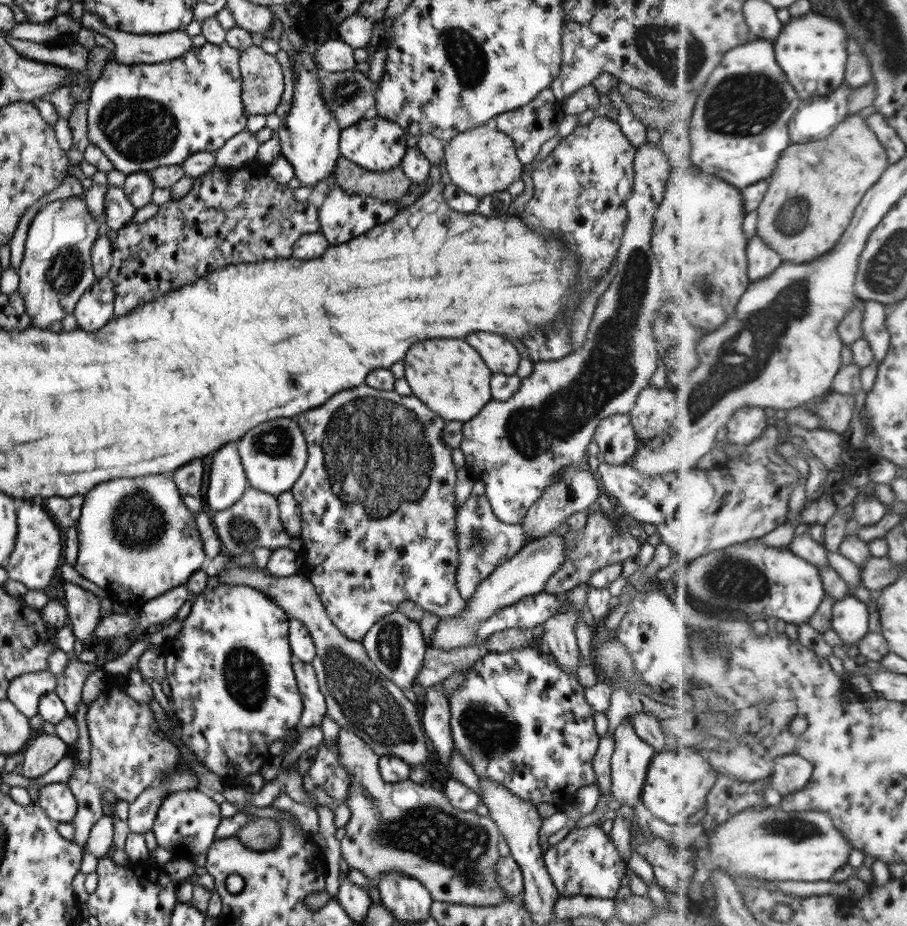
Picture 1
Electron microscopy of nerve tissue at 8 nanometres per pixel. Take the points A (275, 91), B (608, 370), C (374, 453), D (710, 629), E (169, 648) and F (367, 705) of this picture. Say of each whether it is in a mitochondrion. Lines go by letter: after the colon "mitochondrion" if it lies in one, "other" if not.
A: other
B: mitochondrion
C: mitochondrion
D: mitochondrion
E: other
F: mitochondrion

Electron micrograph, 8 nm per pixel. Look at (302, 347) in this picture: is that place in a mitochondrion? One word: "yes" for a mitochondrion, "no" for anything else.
no

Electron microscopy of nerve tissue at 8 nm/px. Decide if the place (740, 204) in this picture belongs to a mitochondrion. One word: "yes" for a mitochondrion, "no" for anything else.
no

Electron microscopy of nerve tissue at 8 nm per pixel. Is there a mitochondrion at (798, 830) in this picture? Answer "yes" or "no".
yes

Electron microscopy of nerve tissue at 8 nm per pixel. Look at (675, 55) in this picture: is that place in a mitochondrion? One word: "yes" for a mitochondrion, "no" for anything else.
yes

